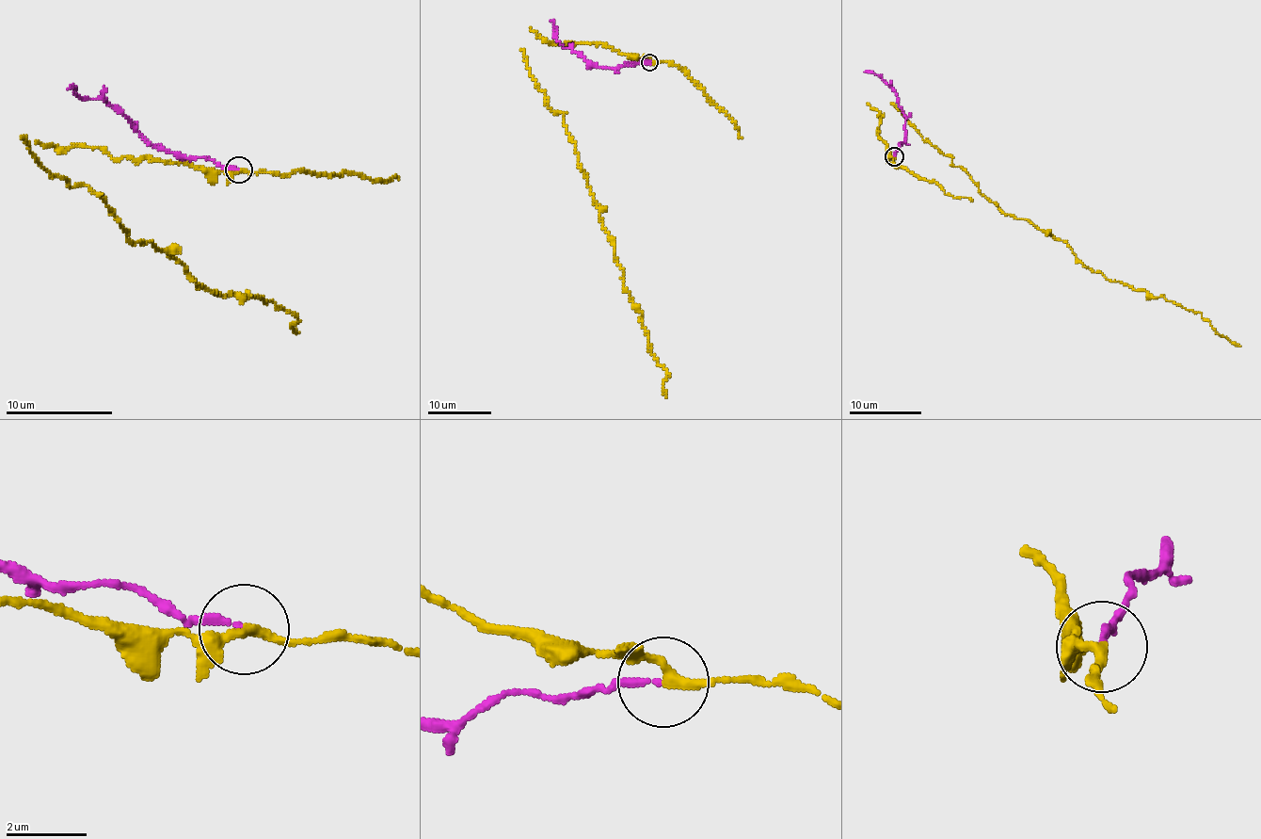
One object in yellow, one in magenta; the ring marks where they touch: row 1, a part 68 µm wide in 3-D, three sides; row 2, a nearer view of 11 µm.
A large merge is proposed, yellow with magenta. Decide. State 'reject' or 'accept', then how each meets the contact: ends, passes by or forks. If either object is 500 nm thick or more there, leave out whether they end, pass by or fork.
reject; yellow passes by; magenta ends

